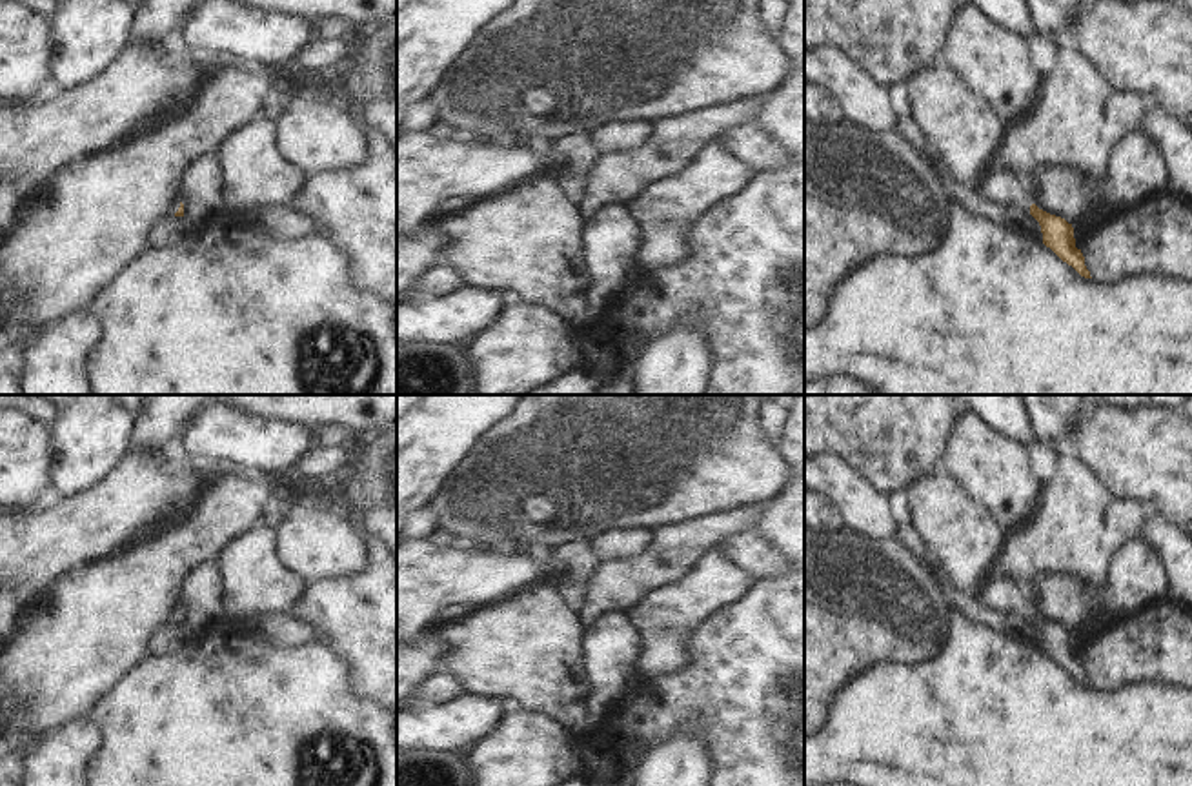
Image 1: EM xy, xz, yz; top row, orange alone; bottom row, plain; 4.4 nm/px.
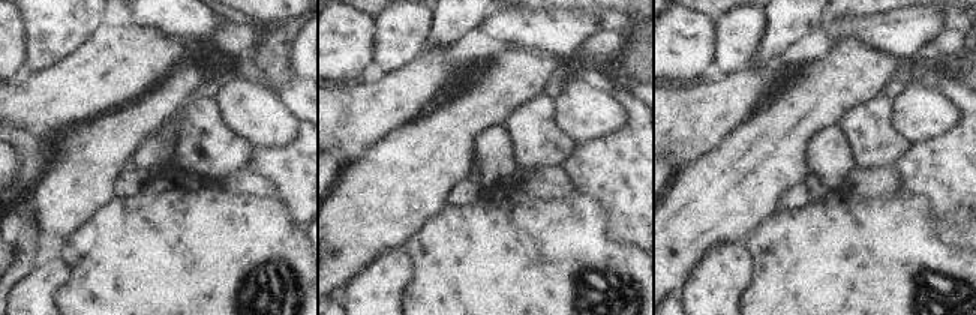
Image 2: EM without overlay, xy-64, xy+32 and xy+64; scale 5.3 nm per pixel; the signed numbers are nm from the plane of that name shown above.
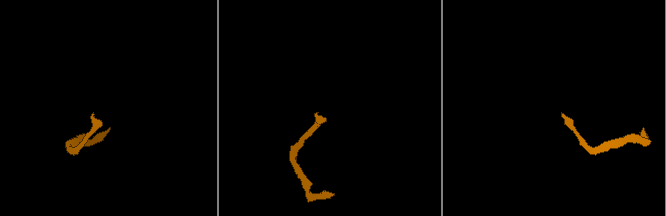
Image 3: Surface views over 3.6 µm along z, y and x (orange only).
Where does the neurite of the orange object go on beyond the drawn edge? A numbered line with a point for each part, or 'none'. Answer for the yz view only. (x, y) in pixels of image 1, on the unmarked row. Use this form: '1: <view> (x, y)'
1: yz (1001, 594)

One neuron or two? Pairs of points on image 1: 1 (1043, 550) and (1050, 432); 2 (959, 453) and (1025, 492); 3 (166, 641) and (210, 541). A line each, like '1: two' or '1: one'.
1: two
2: one
3: two

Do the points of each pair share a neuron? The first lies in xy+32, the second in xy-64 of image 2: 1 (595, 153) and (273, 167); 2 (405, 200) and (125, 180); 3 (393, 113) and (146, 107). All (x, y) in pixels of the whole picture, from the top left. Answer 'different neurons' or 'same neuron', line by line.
1: same neuron
2: different neurons
3: different neurons

